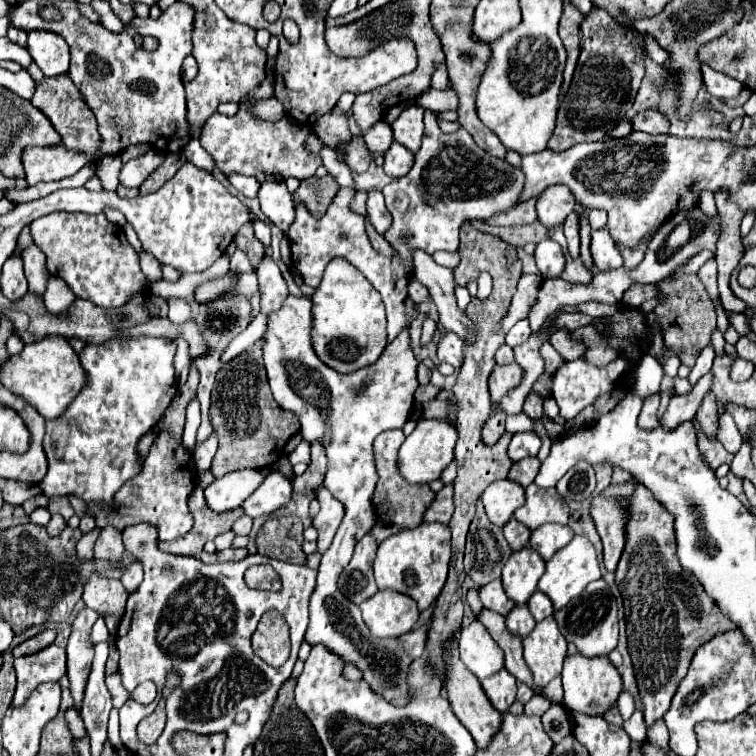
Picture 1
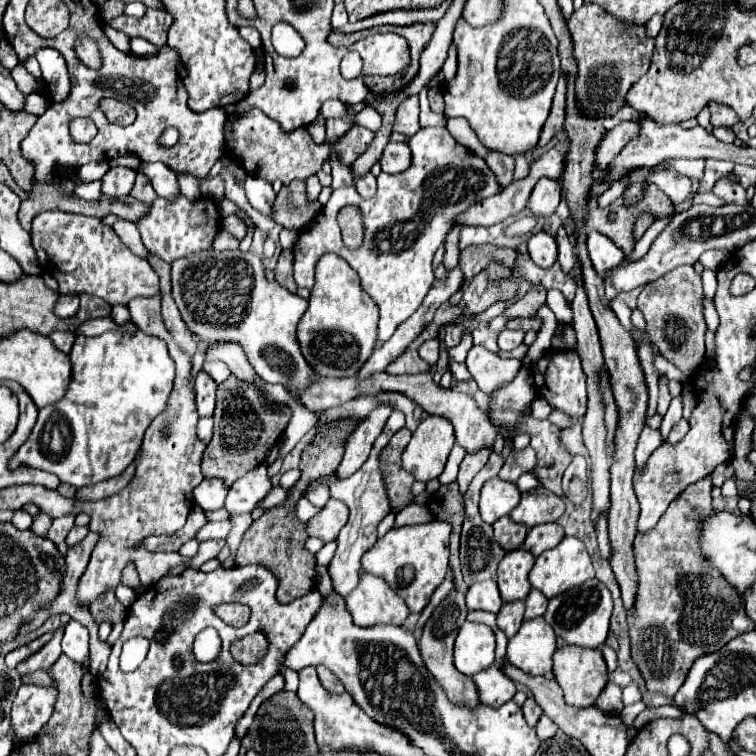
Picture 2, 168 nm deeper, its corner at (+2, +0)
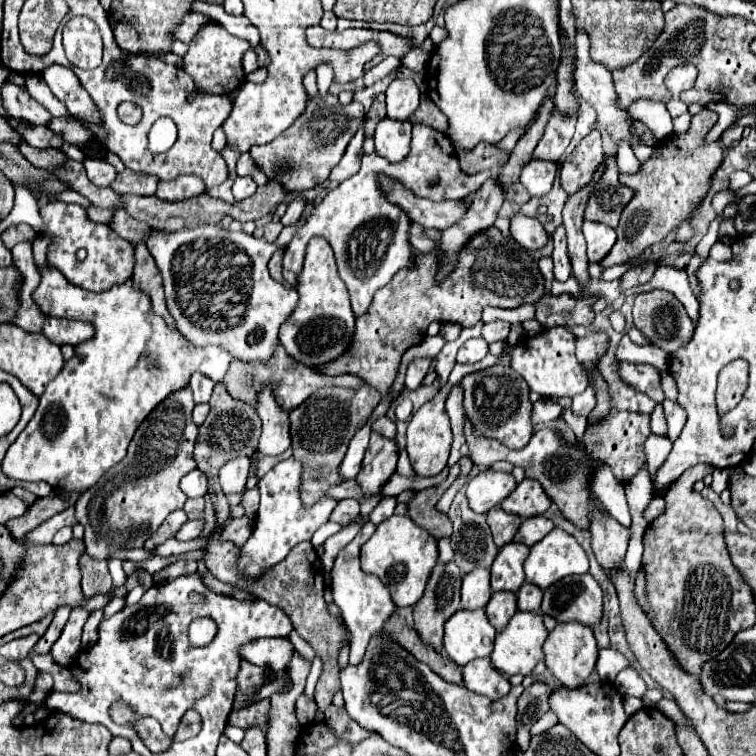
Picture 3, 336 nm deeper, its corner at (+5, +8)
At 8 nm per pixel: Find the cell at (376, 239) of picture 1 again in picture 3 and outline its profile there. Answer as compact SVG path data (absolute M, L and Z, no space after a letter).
M379 93L375 97L369 113L367 113L367 119L365 119L365 139L373 137L373 131L375 131L377 123L385 117L387 117L387 113L385 113L385 93Z

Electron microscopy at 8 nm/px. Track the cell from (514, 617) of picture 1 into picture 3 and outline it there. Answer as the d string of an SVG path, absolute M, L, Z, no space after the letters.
M511 591L493 593L491 601L485 607L489 621L497 631L503 631L507 627L509 619L515 615L515 611L517 611L517 595Z

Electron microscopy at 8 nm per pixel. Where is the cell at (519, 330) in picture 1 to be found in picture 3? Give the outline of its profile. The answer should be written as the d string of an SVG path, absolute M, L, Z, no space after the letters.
M493 321L493 323L485 323L483 325L483 339L487 343L495 343L495 341L507 341L511 331L511 323L505 321Z

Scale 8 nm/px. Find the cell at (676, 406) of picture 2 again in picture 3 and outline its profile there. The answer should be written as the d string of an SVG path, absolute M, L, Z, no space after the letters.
M651 433L645 441L645 455L647 455L647 465L651 469L651 475L655 475L655 469L663 463L663 457L671 451L671 439L667 435L657 435Z

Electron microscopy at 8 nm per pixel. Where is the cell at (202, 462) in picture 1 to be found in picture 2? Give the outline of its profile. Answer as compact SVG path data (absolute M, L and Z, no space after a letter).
M202 417L198 423L198 439L208 443L212 439L212 417Z

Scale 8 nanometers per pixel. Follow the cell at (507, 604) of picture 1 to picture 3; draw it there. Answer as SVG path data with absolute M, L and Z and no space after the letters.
M473 569L463 577L461 607L463 609L485 609L493 591L489 585L489 569Z

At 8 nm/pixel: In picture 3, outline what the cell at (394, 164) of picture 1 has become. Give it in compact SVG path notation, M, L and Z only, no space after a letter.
M385 117L379 121L375 129L375 151L391 161L403 161L409 153L409 143L411 143L411 121L395 121Z

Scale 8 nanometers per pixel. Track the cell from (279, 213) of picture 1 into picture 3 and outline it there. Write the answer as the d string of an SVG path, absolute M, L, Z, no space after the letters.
M237 177L233 183L233 197L235 201L247 199L257 191L257 183L251 177Z

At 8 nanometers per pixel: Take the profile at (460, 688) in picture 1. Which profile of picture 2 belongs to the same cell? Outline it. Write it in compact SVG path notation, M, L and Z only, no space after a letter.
M454 589L450 591L442 601L440 605L434 609L432 617L426 621L424 629L422 629L422 637L418 641L418 647L420 647L420 653L422 653L422 659L428 667L428 671L436 677L436 681L440 683L440 687L446 691L446 695L450 697L450 701L458 701L458 705L478 705L478 689L472 681L472 677L466 677L462 673L458 673L458 669L454 667L454 661L452 661L452 649L454 649L454 639L456 639L456 633L460 629L460 625L464 623L468 615L468 609L464 605L464 589Z

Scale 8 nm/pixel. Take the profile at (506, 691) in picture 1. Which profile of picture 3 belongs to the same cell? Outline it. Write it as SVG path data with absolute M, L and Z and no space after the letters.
M475 659L463 667L463 685L473 693L499 699L511 689L507 677L493 669L491 659Z

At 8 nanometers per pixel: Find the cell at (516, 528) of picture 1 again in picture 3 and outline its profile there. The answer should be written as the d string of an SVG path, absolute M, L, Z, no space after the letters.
M493 507L489 513L487 513L487 523L491 527L491 533L493 533L493 539L495 539L495 545L503 547L507 543L513 541L519 525L521 525L521 519L517 515L511 515L511 513L505 513L501 507Z

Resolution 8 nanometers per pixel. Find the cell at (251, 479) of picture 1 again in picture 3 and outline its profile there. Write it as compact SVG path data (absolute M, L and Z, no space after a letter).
M193 469L181 479L181 489L187 497L205 497L207 495L207 475L199 469Z

